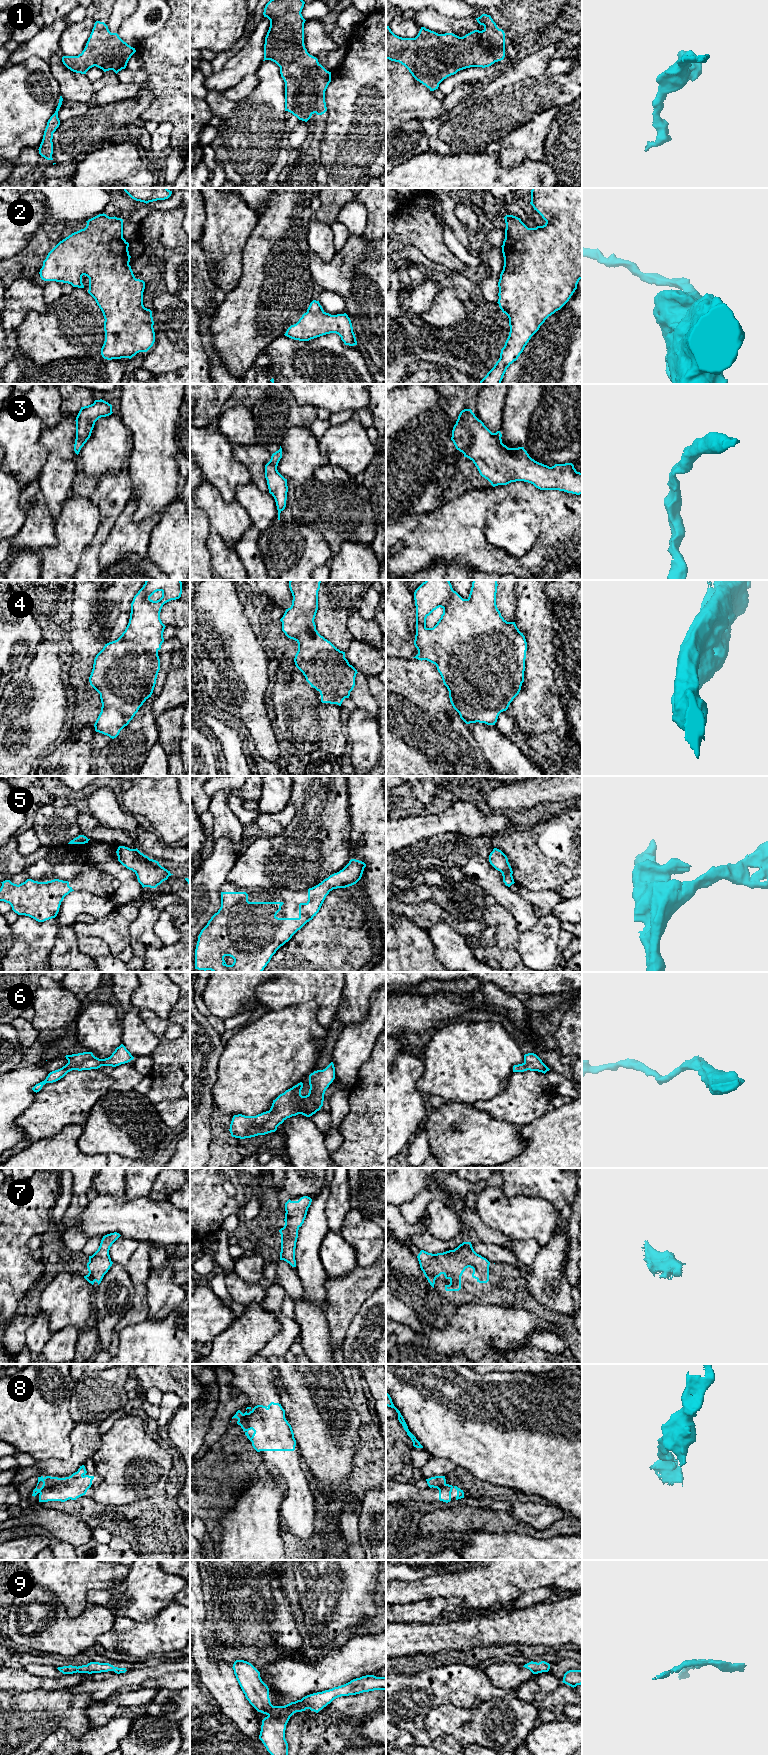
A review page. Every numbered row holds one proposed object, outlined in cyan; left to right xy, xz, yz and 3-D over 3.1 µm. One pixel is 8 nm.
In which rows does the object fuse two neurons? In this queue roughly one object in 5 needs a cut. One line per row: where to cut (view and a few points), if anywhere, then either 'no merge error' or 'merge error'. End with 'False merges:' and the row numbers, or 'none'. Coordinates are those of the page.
1: no cut; no merge error
2: no cut; no merge error
3: no cut; no merge error
4: no cut; no merge error
5: no cut; no merge error
6: no cut; no merge error
7: no cut; no merge error
8: cut in xy along (82, 1475), (61, 1478), (39, 1492); merge error
9: no cut; no merge error
False merges: 8

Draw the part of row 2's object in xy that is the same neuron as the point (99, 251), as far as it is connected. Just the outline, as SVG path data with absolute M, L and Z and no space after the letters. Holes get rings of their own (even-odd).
M99 214L89 219L84 229L72 233L60 241L47 255L40 269L40 277L44 281L56 281L71 284L73 287L84 288L82 276L89 278L88 293L95 299L104 316L105 341L101 348L104 359L131 359L139 352L147 352L155 342L154 321L152 311L143 305L145 282L136 279L131 266L129 243L123 238L123 219Z

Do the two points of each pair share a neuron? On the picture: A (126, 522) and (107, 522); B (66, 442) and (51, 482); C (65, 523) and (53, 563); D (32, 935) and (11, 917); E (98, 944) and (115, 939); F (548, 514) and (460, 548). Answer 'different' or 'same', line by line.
A: different
B: same
C: same
D: different
E: different
F: same

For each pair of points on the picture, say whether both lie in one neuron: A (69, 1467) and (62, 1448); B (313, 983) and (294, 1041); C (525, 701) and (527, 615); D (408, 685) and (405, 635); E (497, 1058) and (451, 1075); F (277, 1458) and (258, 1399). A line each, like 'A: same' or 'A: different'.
A: different
B: different
C: same
D: different
E: same
F: same

